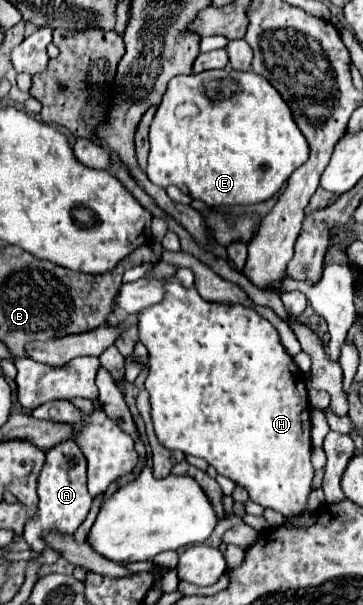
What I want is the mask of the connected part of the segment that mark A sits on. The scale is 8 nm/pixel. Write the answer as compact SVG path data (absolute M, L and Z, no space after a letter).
M65 440L47 450L47 460L39 476L39 512L37 518L27 522L25 526L25 542L35 552L43 552L47 542L43 542L43 532L59 532L59 534L73 534L79 524L85 520L91 508L91 496L87 492L87 458L81 452L75 440Z

